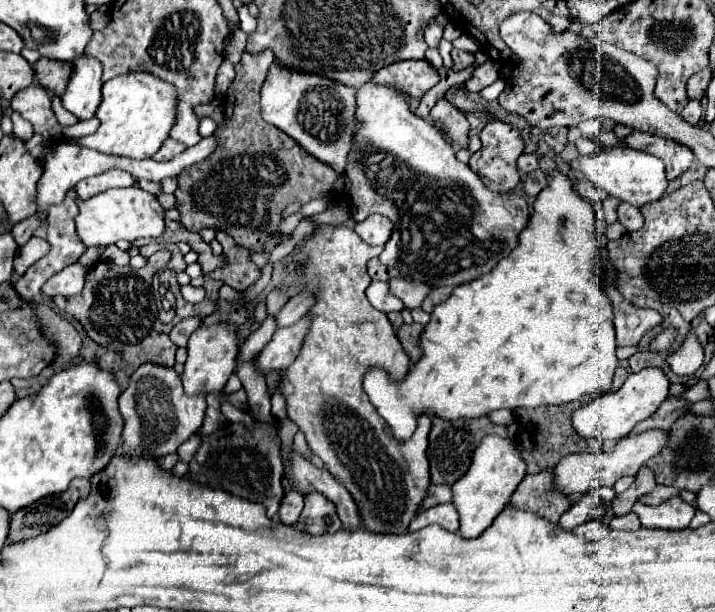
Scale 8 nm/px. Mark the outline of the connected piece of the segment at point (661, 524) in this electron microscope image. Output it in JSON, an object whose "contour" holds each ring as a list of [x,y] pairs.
{"contour":[[[672,497],[656,507],[634,503],[634,513],[640,517],[644,527],[658,527],[658,529],[684,529],[690,525],[694,517],[694,507],[680,497]]]}

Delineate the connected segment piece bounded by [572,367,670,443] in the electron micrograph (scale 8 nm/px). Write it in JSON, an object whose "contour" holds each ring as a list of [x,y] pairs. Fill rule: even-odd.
{"contour":[[[648,367],[648,369],[642,369],[640,373],[632,373],[624,381],[622,389],[618,389],[616,393],[600,395],[588,405],[582,405],[580,409],[576,409],[572,415],[572,423],[582,437],[592,437],[600,443],[604,441],[614,443],[620,437],[628,435],[640,421],[648,419],[668,399],[668,395],[670,395],[670,381],[666,373],[658,367]]]}

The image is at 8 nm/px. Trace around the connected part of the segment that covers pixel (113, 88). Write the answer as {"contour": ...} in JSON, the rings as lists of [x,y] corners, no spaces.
{"contour":[[[150,73],[118,75],[102,85],[102,103],[96,111],[100,127],[96,133],[76,139],[80,145],[108,155],[150,159],[170,137],[176,121],[176,89]]]}

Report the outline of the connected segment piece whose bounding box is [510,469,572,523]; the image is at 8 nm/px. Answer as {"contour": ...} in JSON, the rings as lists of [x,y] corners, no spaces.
{"contour":[[[544,469],[536,475],[526,475],[518,485],[516,493],[510,499],[514,509],[532,511],[550,523],[558,523],[562,513],[570,509],[572,499],[568,495],[560,495],[554,491],[554,473],[552,469]]]}

